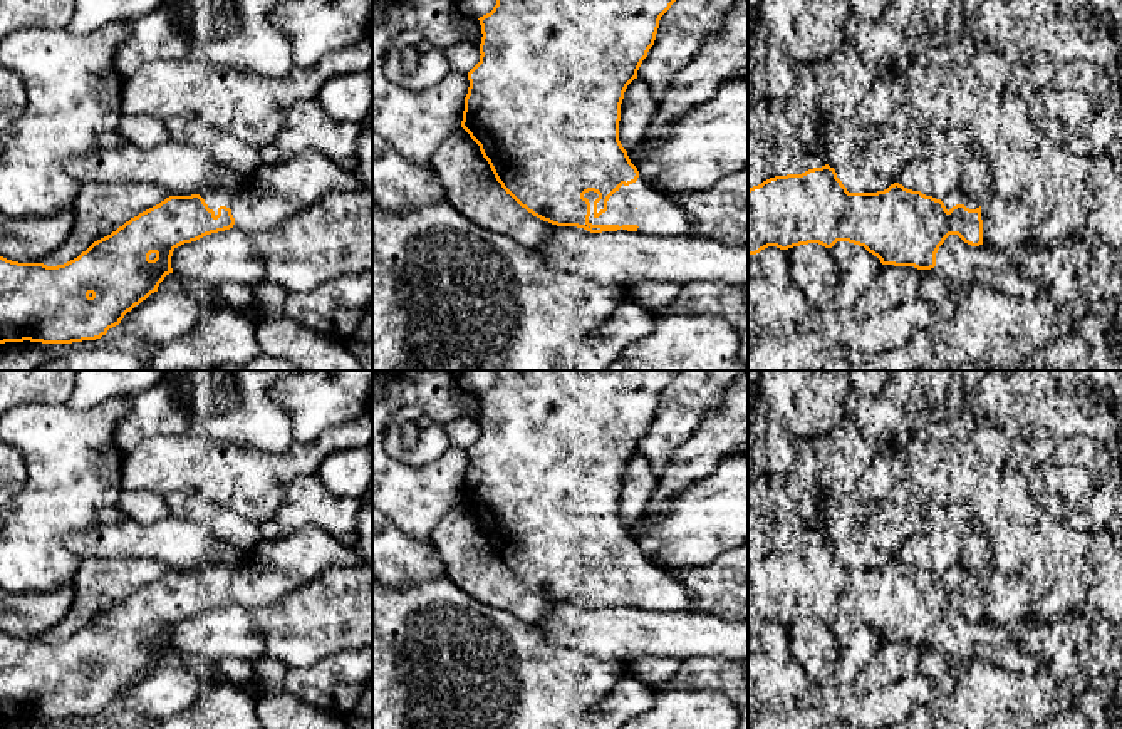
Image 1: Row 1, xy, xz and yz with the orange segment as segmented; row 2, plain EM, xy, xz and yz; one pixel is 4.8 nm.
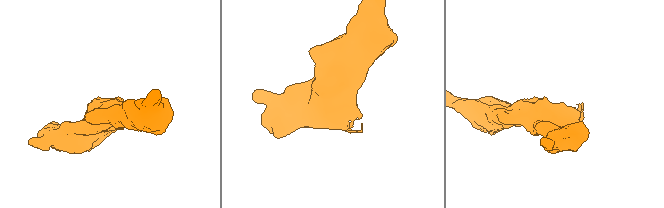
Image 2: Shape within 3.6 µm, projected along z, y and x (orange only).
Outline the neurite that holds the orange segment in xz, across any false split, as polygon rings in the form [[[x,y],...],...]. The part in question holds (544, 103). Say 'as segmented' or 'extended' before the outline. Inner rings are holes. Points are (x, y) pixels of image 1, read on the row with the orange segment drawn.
extended | [[[496,0],[493,10],[480,17],[481,44],[480,62],[468,72],[468,94],[461,127],[480,146],[496,181],[522,208],[533,216],[557,226],[577,226],[590,233],[636,231],[639,235],[683,235],[696,236],[696,226],[688,213],[666,194],[649,184],[631,163],[619,141],[621,104],[627,85],[637,79],[637,70],[654,45],[661,17],[676,0]]]

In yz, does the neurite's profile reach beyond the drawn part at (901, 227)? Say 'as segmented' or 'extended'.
extended

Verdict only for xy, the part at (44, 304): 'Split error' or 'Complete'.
Split error

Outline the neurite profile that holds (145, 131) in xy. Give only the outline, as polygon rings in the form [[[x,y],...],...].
[[[122,116],[117,132],[131,144],[151,147],[169,141],[164,122],[151,116]]]

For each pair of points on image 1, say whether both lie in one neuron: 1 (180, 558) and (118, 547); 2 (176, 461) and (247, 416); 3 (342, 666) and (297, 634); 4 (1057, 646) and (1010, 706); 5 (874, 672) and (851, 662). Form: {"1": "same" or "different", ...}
{"1": "same", "2": "different", "3": "different", "4": "same", "5": "different"}

